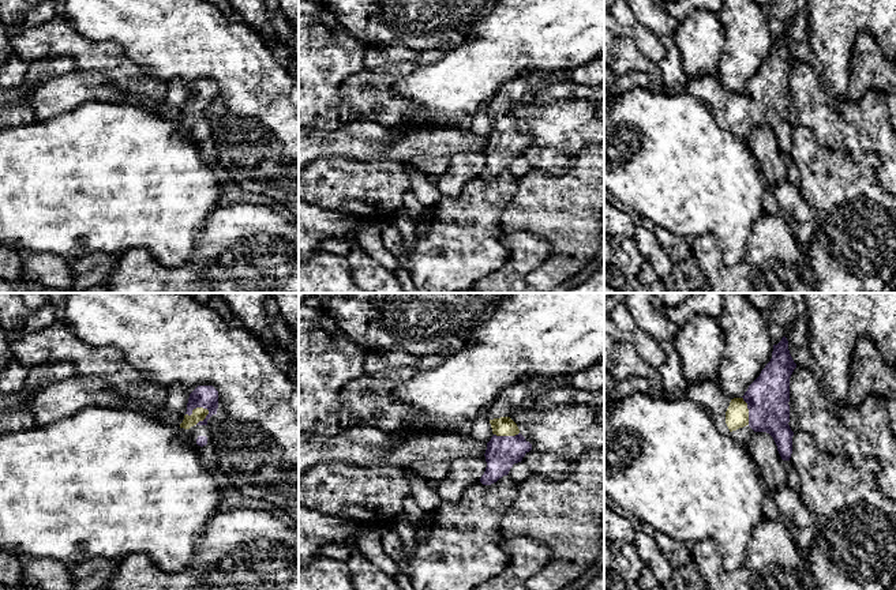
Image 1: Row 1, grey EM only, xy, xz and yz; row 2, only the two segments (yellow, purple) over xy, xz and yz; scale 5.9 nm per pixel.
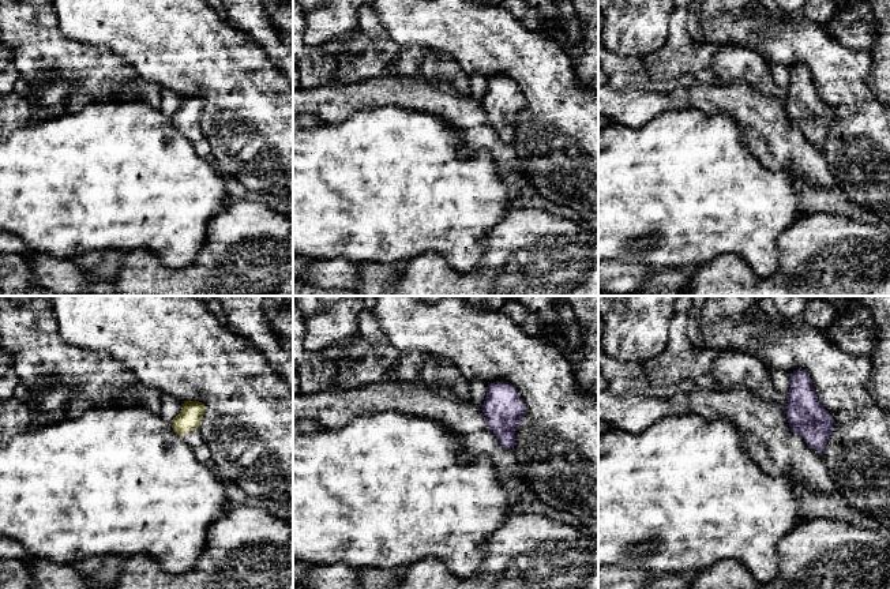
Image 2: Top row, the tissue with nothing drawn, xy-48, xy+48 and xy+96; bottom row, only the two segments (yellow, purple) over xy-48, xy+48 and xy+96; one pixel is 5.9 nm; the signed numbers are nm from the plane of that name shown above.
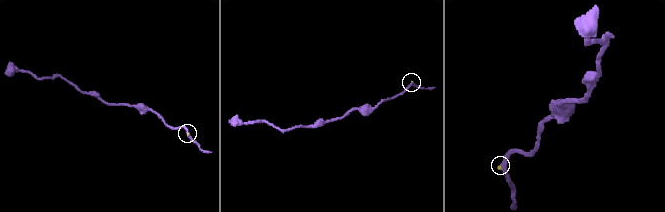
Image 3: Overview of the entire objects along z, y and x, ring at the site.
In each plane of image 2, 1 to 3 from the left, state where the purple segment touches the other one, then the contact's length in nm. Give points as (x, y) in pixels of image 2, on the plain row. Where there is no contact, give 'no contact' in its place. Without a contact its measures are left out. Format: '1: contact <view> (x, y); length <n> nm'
1: no contact
2: no contact
3: no contact

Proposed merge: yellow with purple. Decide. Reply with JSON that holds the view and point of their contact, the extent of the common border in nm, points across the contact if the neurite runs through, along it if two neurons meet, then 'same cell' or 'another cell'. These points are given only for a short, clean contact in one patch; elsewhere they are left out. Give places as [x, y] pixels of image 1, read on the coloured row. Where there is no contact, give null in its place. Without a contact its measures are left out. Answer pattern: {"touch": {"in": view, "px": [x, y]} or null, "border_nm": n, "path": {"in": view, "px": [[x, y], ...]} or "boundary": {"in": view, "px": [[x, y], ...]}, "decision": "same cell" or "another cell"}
{"touch": {"in": "xy", "px": [197, 408]}, "border_nm": 150, "path": {"in": "xy", "px": [[198, 414], [197, 408], [206, 397]]}, "decision": "same cell"}

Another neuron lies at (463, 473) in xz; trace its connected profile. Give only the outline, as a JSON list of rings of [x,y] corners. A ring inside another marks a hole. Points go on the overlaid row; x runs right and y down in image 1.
[[[486,456],[461,458],[449,462],[449,473],[438,488],[443,501],[458,503],[465,489],[479,482],[486,471]]]

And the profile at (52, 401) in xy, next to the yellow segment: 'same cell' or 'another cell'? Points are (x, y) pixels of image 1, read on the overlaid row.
another cell

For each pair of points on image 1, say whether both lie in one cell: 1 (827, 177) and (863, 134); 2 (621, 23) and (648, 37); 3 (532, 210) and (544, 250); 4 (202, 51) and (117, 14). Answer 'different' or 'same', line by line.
1: different
2: same
3: different
4: same

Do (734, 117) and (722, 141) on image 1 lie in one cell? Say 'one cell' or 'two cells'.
two cells

